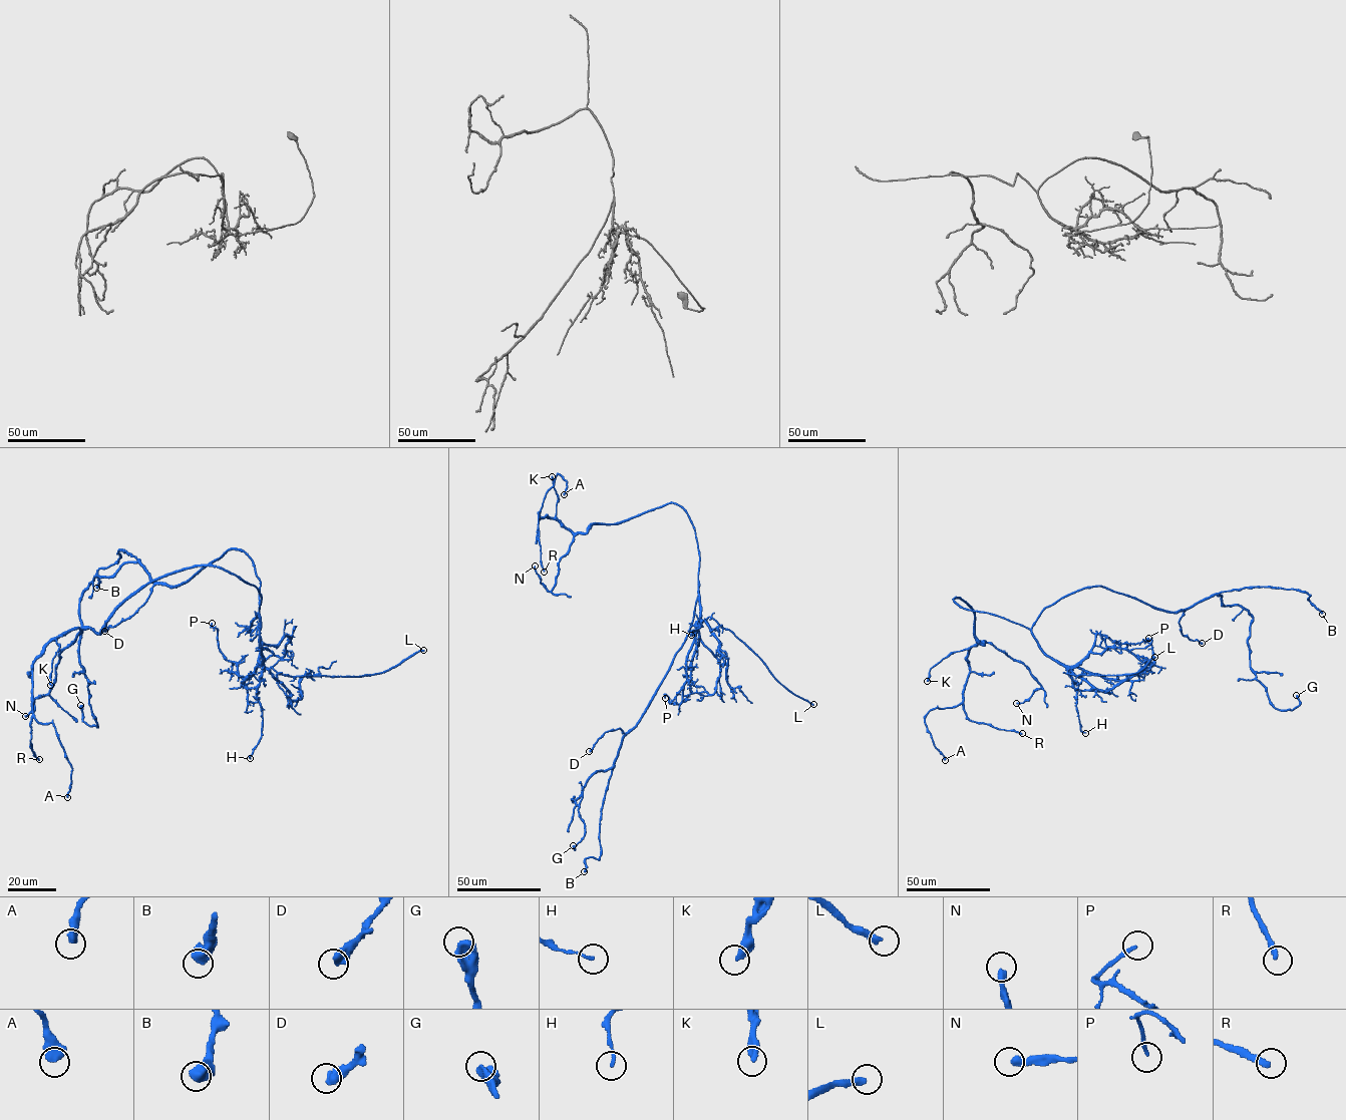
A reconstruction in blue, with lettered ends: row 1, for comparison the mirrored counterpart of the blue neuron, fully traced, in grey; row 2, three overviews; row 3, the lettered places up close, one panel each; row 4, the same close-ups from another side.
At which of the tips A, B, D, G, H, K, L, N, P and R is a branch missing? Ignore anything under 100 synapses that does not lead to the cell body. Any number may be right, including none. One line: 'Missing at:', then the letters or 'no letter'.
Missing at: L

